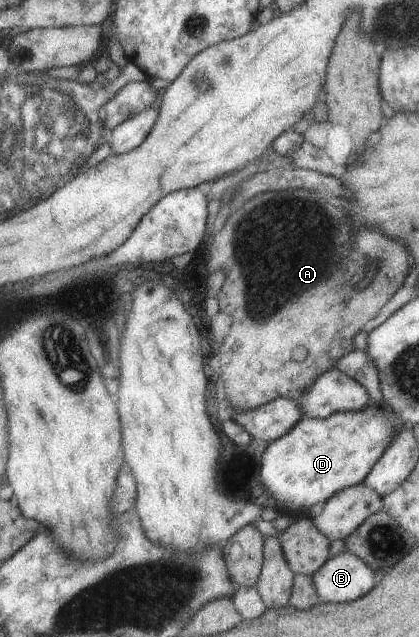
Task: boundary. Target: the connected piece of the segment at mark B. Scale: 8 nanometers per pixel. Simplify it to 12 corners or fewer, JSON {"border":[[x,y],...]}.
{"border":[[348,551],[310,576],[320,601],[352,601],[374,587]]}

